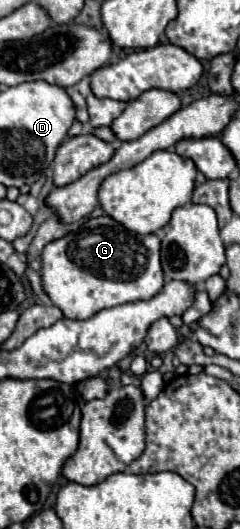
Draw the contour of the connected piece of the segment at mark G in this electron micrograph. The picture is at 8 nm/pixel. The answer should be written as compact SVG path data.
M110 216L86 220L76 232L66 234L42 250L42 286L66 318L88 320L104 308L126 302L150 300L164 286L160 264L160 238L126 230Z

